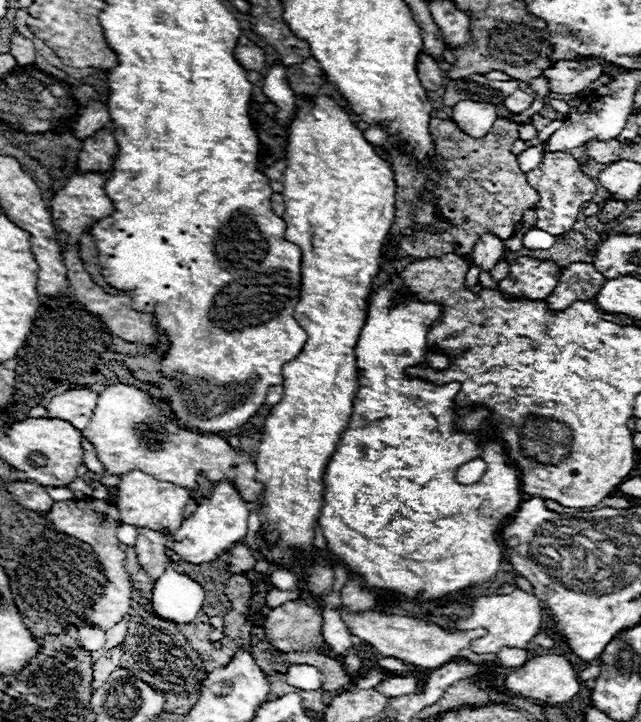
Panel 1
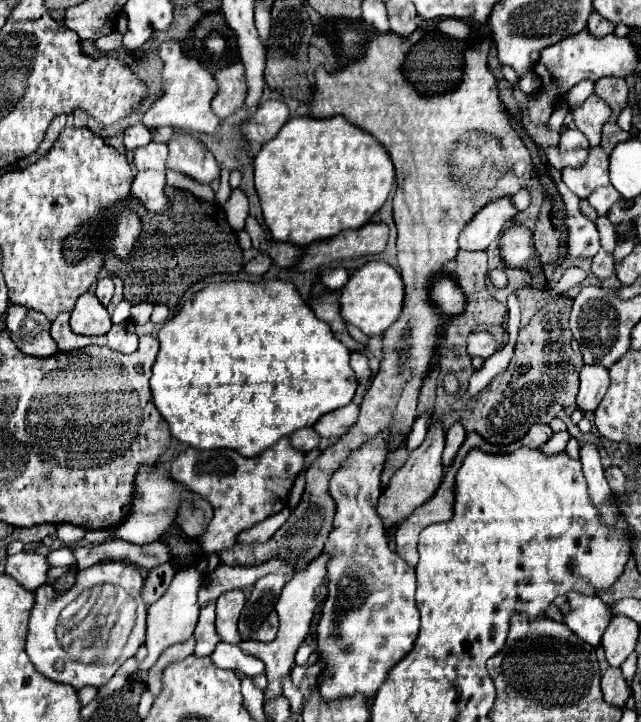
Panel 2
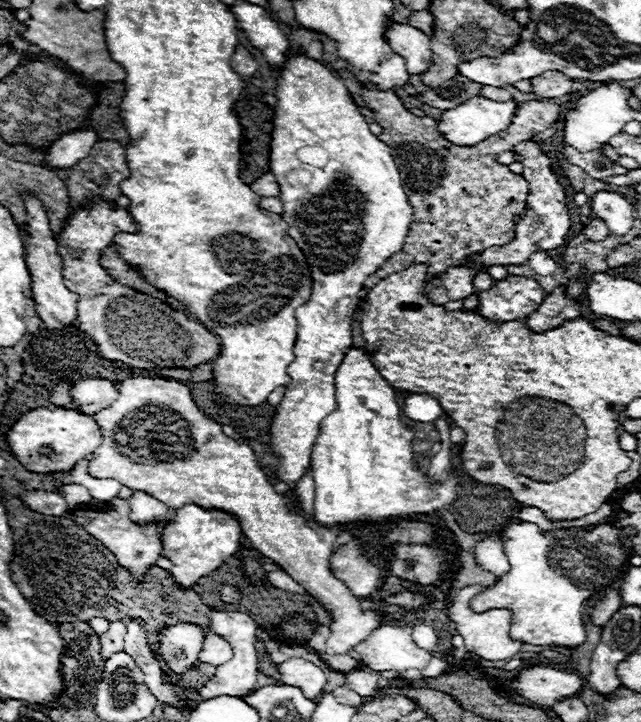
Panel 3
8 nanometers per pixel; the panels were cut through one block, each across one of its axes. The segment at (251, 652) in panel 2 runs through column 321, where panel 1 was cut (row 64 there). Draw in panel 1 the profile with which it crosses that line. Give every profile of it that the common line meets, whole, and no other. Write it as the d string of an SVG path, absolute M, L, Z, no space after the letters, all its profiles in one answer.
M596 58L556 62L544 72L544 76L550 80L550 90L556 94L578 94L602 74L604 66Z

